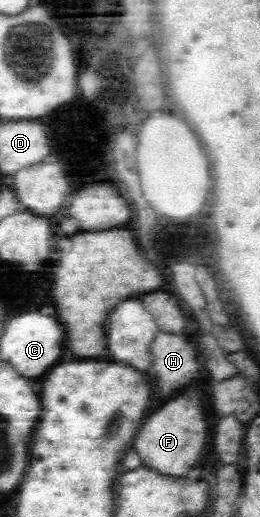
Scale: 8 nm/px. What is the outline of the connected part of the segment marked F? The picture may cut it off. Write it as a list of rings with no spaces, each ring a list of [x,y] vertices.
[[[192,391],[180,397],[170,397],[170,401],[162,409],[158,409],[156,413],[149,412],[150,417],[145,418],[132,443],[142,465],[168,477],[176,477],[176,479],[184,477],[198,463],[202,445],[206,443],[208,437],[206,429],[212,425],[212,423],[206,425],[206,419],[202,417],[205,412],[202,401]]]

